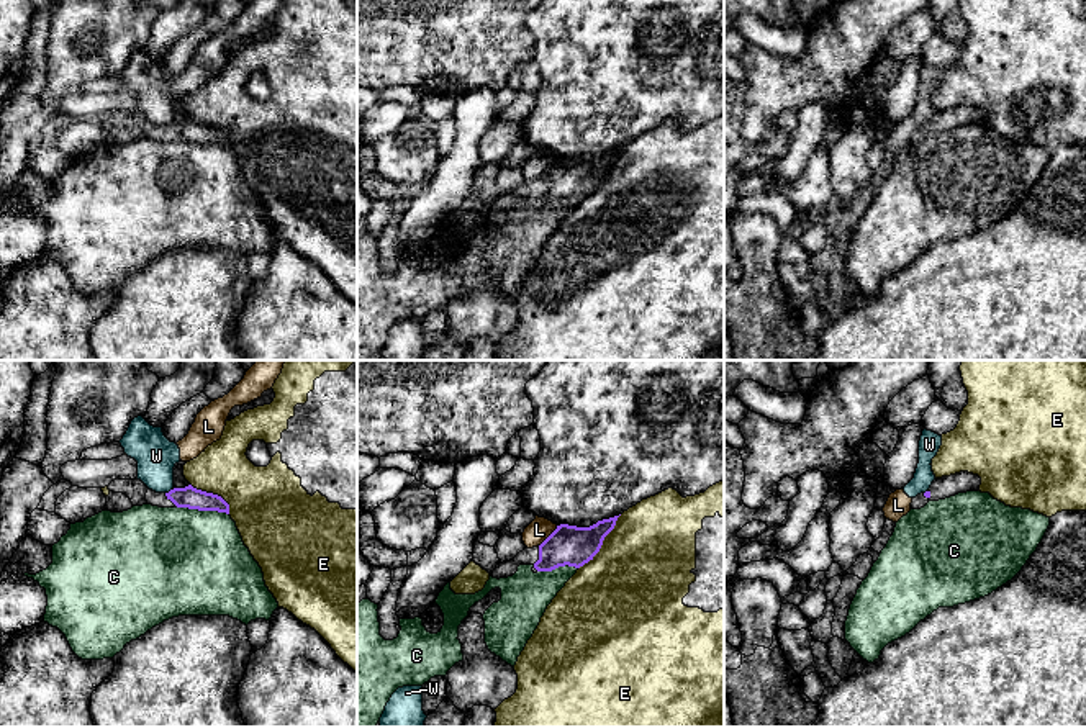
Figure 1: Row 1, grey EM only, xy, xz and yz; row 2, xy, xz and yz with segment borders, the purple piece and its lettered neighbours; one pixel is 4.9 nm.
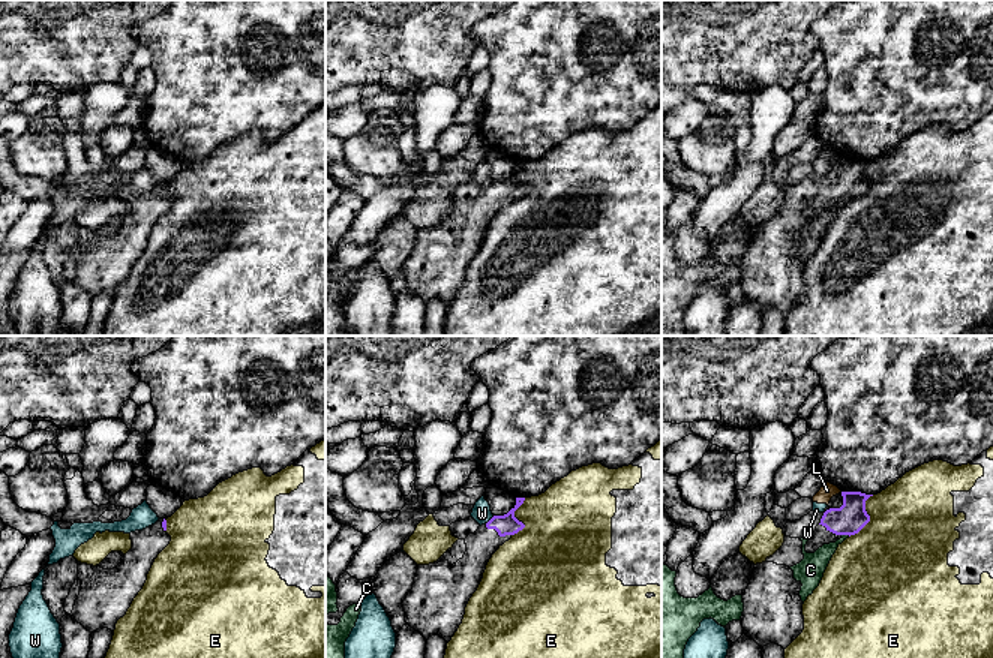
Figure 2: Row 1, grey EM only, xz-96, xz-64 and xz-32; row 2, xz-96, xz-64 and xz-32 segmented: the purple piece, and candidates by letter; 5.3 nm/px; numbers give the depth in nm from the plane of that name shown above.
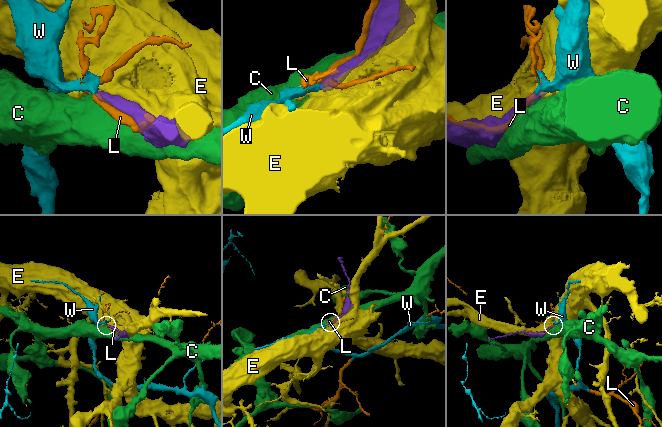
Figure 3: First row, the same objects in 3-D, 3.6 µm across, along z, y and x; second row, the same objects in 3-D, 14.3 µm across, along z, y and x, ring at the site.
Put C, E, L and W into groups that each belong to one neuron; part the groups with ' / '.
C / E / L W

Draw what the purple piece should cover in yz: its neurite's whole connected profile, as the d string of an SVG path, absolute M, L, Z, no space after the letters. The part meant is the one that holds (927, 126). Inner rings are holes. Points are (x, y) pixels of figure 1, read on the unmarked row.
M960 105L950 110L935 111L924 126L929 134L939 134L958 126L978 124L981 111L978 108Z

